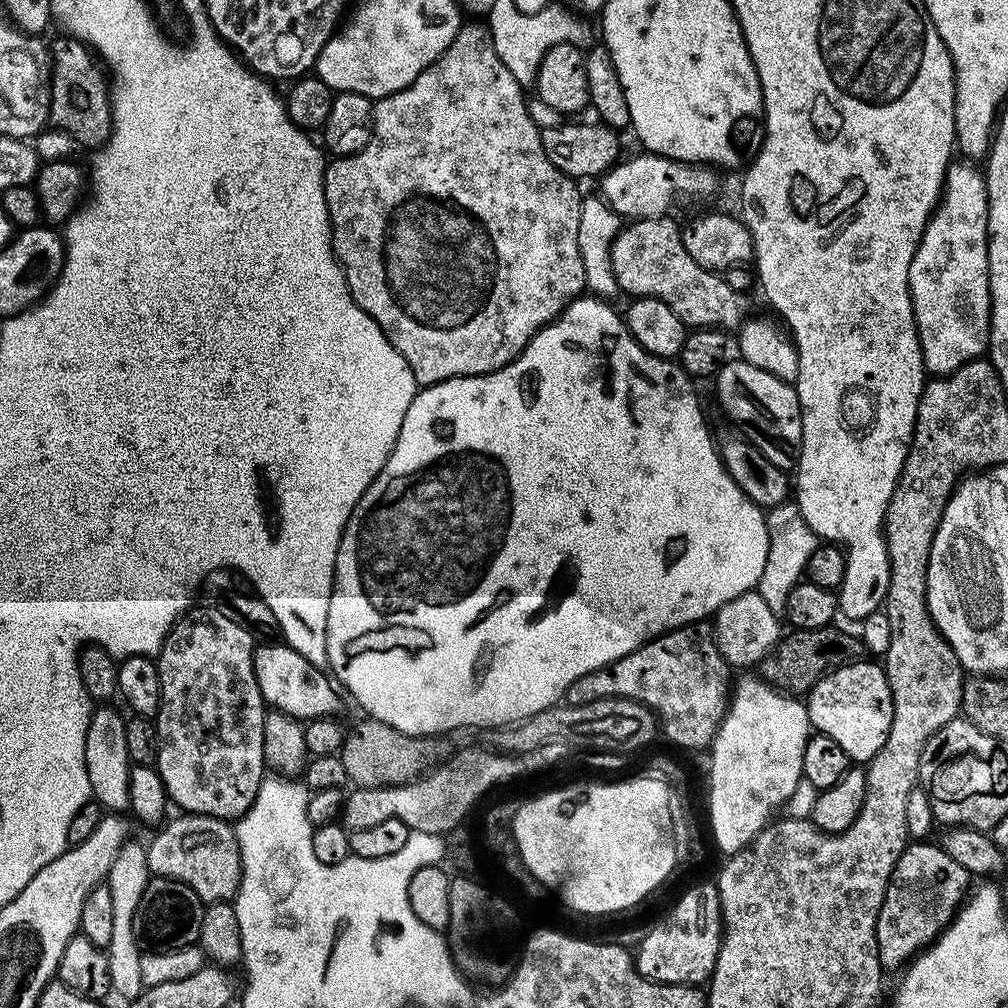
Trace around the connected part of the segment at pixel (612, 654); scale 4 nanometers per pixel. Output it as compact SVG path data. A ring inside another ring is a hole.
M581 294L560 313L559 317L550 324L545 324L535 336L529 340L524 351L511 360L509 364L494 372L487 372L485 376L455 376L453 380L444 380L441 384L429 384L417 391L415 398L410 402L406 414L402 418L400 433L388 461L374 478L374 482L362 494L362 498L354 506L350 518L344 527L344 533L338 546L336 559L336 577L332 583L330 594L330 614L326 614L326 654L327 667L332 668L331 675L338 681L339 687L345 693L349 692L362 707L367 715L374 720L381 720L398 731L411 736L435 736L437 734L452 734L455 728L488 728L497 726L519 724L520 721L530 718L547 708L554 708L568 695L568 687L582 674L590 674L594 670L613 664L618 658L638 650L649 640L671 632L674 628L695 625L704 622L719 608L726 606L734 598L753 591L762 578L762 570L766 570L766 554L770 550L768 537L768 521L765 509L759 508L742 490L736 488L736 483L728 476L720 462L720 453L708 441L708 428L704 425L704 412L700 409L700 400L692 389L693 381L679 363L663 356L655 356L646 352L641 344L637 344L627 331L616 328L607 328L600 324L600 308L591 295Z

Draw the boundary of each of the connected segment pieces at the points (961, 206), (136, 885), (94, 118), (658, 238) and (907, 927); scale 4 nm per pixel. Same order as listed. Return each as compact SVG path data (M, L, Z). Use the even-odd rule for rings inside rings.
M959 162L953 163L949 167L940 202L936 205L928 225L924 227L920 244L910 262L908 287L912 289L912 313L916 315L916 332L920 335L920 349L922 350L924 367L933 377L946 376L955 368L969 364L972 360L983 357L989 351L992 338L992 291L988 281L988 191L986 190L984 173L979 167L977 169L971 168L970 165L959 164Z
M129 842L118 850L118 858L114 858L114 866L110 866L106 881L114 905L114 934L110 937L110 946L106 949L110 962L110 982L112 991L124 1002L130 1001L143 992L140 958L142 949L134 938L134 910L138 910L138 902L142 898L142 890L146 890L150 873L148 870L148 853L145 845Z
M60 34L50 44L50 106L51 123L67 133L78 145L85 144L91 150L108 143L112 130L112 98L105 69L91 48L75 36Z
M668 216L636 218L629 224L632 224L629 228L627 226L620 228L611 247L613 276L621 293L633 292L631 295L636 298L653 296L655 300L666 302L666 306L670 306L670 310L678 314L680 321L692 330L698 328L732 330L737 327L736 311L740 308L741 293L732 290L724 281L723 275L709 272L708 269L698 266L694 258L690 258L684 245L681 225L676 225Z
M909 843L890 874L890 882L886 886L886 898L882 902L882 910L878 910L878 926L876 927L878 954L880 955L880 963L884 965L885 969L903 969L909 961L919 956L952 923L957 912L960 911L960 905L969 895L969 872L954 862L949 854L943 851L939 843L932 843Z

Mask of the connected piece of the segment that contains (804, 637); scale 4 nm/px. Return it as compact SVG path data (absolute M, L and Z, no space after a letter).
M836 627L789 631L789 636L787 633L760 661L758 665L760 679L778 692L800 698L811 692L812 687L826 674L865 659L866 649L859 635L855 631L843 632L842 629Z

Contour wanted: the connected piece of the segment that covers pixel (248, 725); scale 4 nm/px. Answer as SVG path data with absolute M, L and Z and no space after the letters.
M193 606L170 629L168 637L164 640L164 645L160 647L160 655L155 657L158 678L160 679L160 705L154 717L156 739L158 741L154 767L166 786L169 801L175 807L177 804L180 807L177 809L181 813L193 816L213 816L219 820L235 822L246 814L246 810L250 810L250 806L260 789L260 784L266 778L264 762L264 714L266 705L262 698L262 690L258 690L258 678L254 674L253 651L254 637L252 633L247 632L242 626L238 626L238 622L234 622L227 611L220 609L219 612L216 608Z

